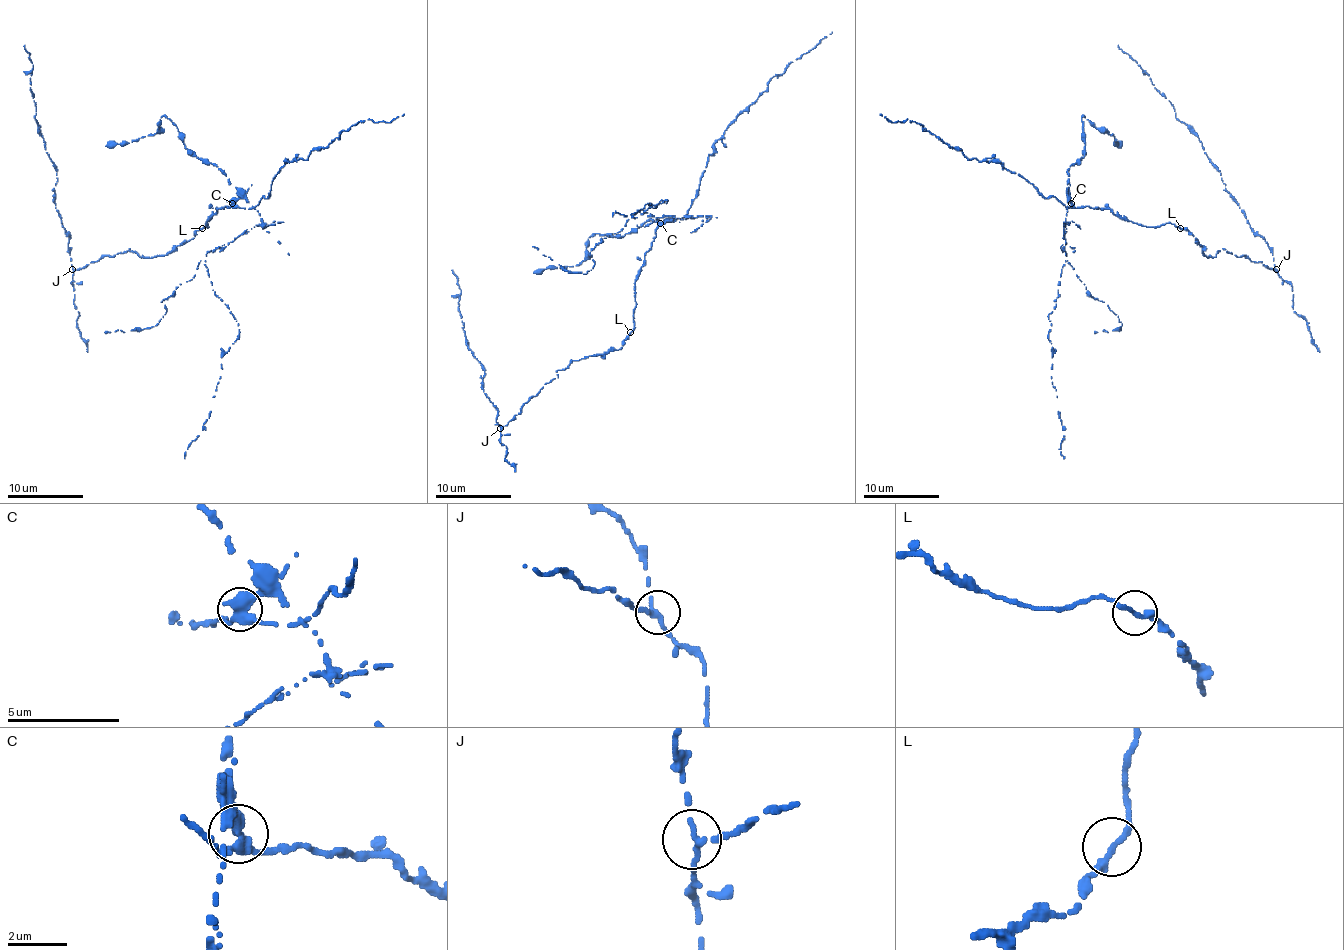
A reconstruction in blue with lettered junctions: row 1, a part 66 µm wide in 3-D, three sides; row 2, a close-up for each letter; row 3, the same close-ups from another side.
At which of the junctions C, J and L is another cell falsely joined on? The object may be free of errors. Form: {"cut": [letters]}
{"cut": ["C"]}

